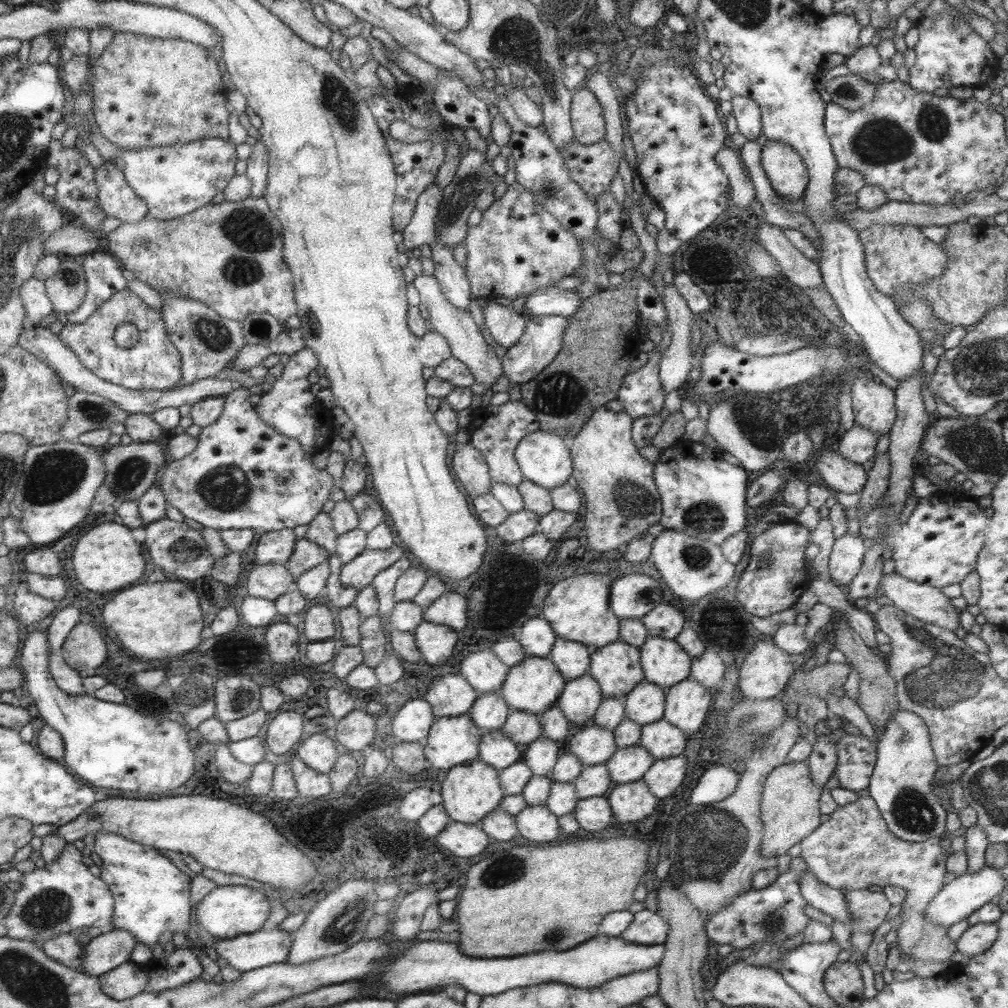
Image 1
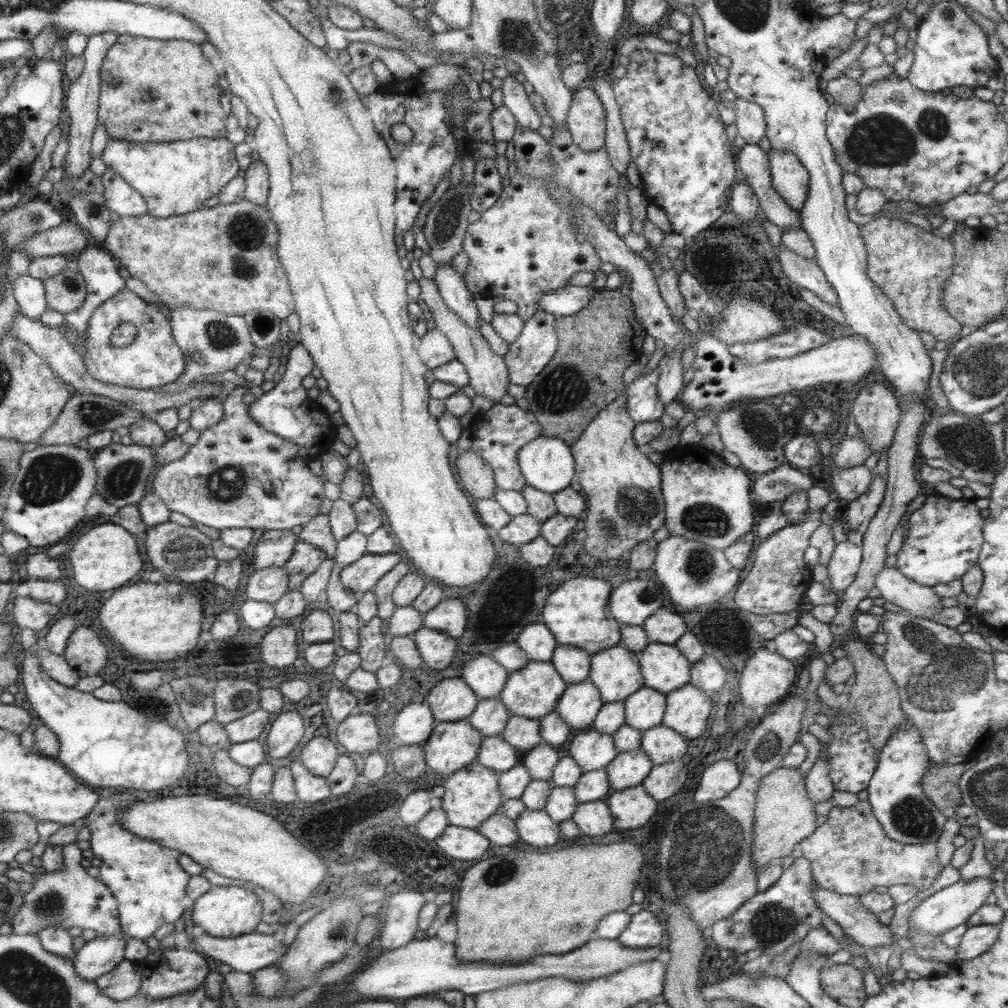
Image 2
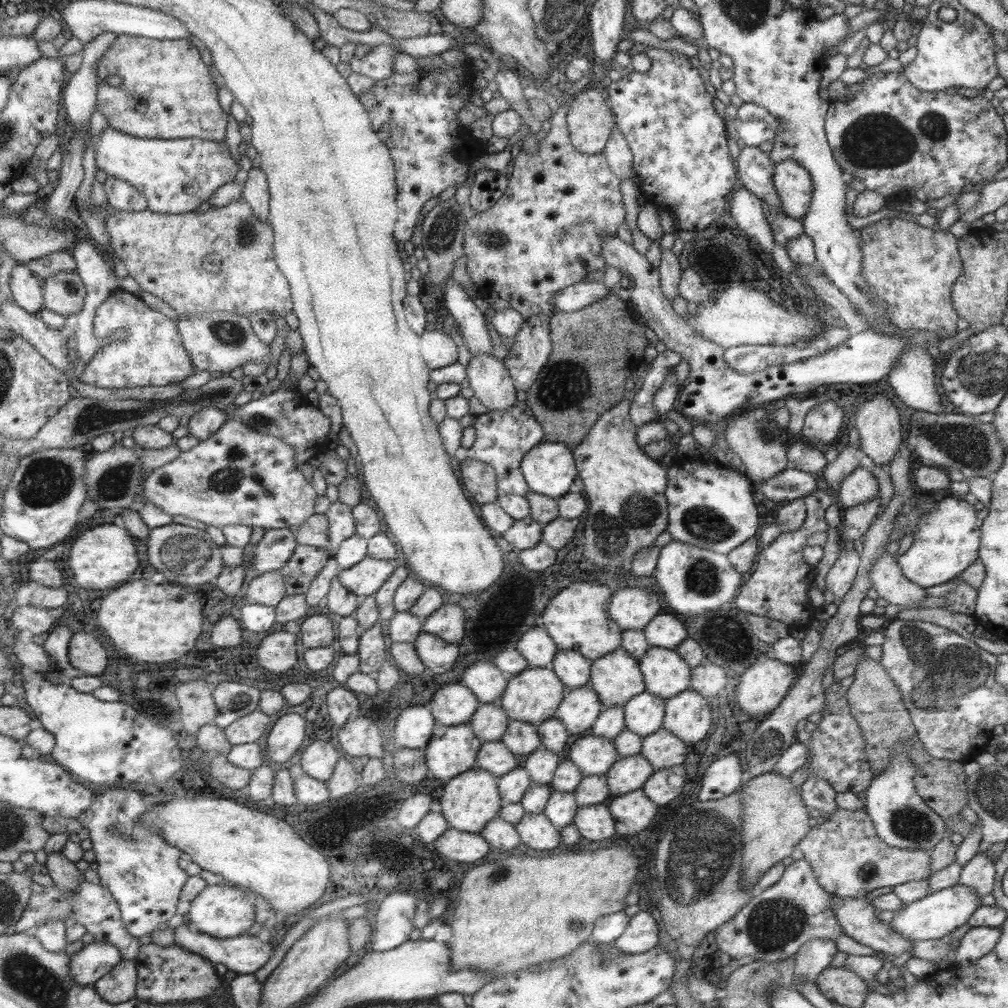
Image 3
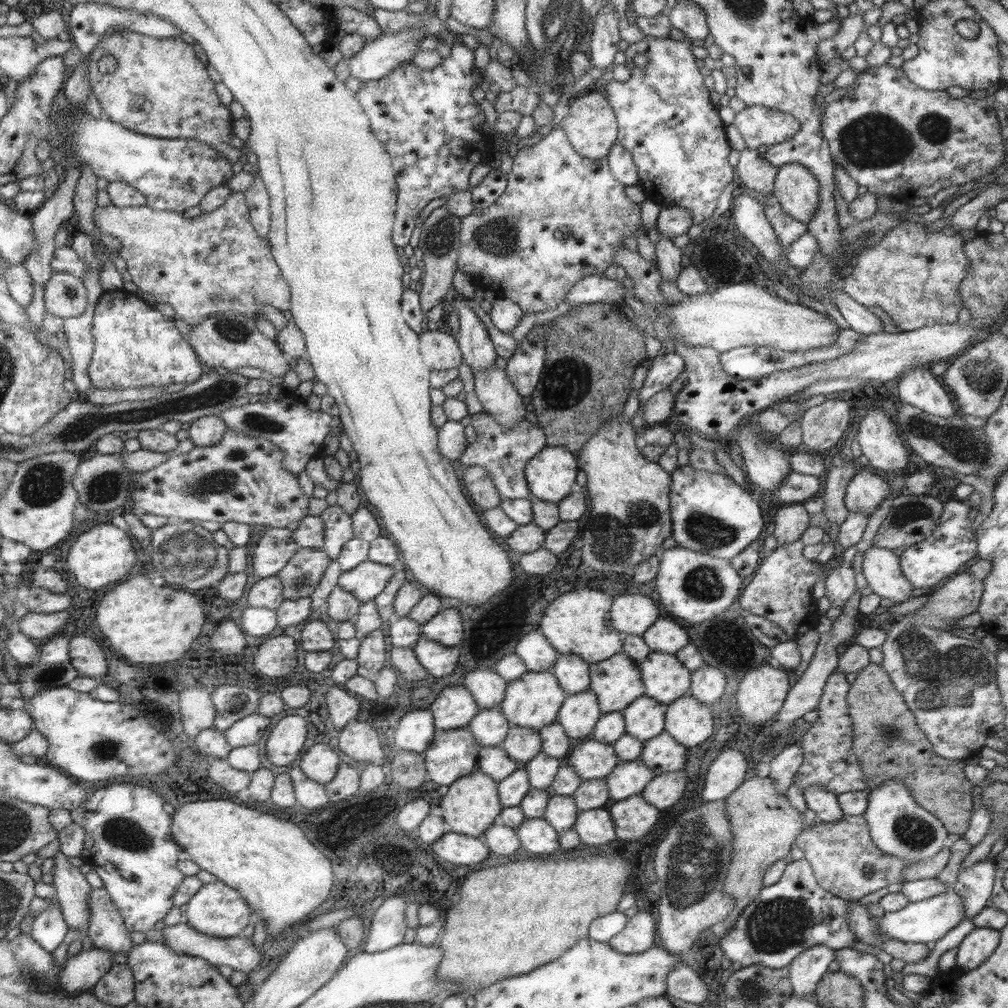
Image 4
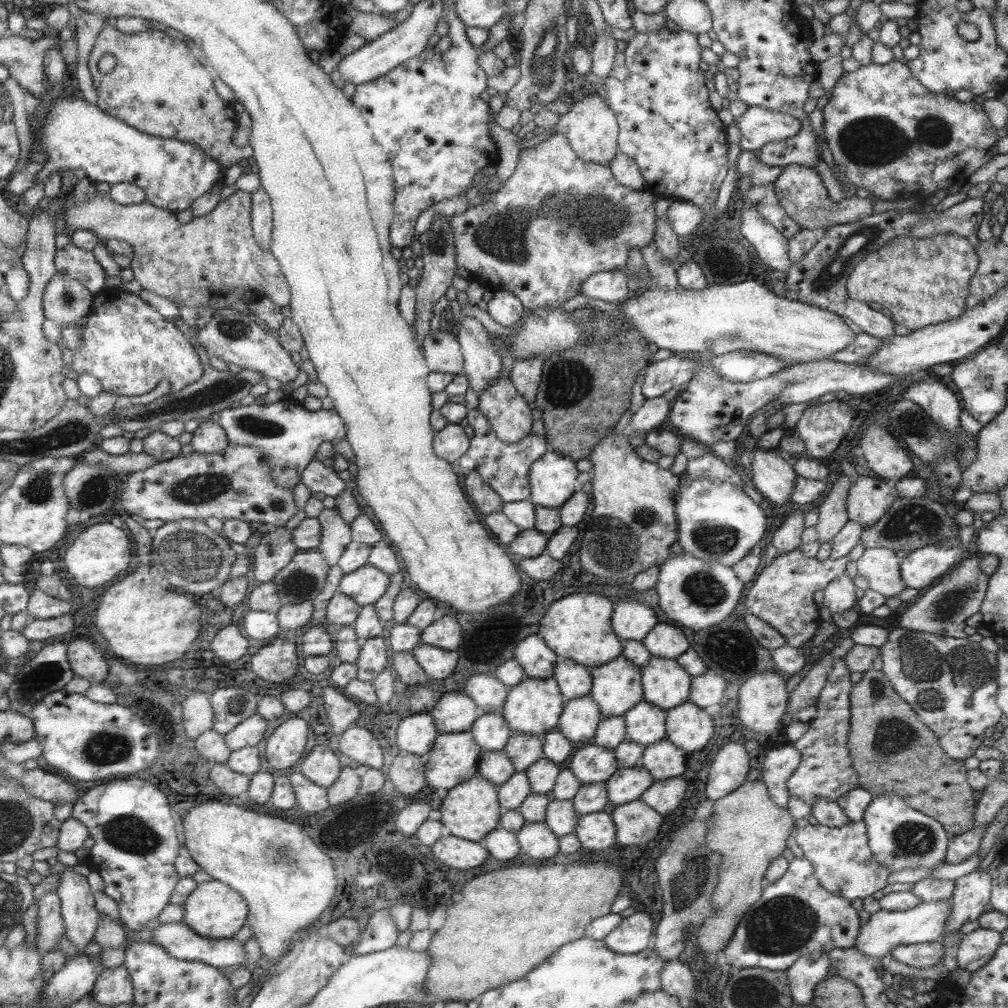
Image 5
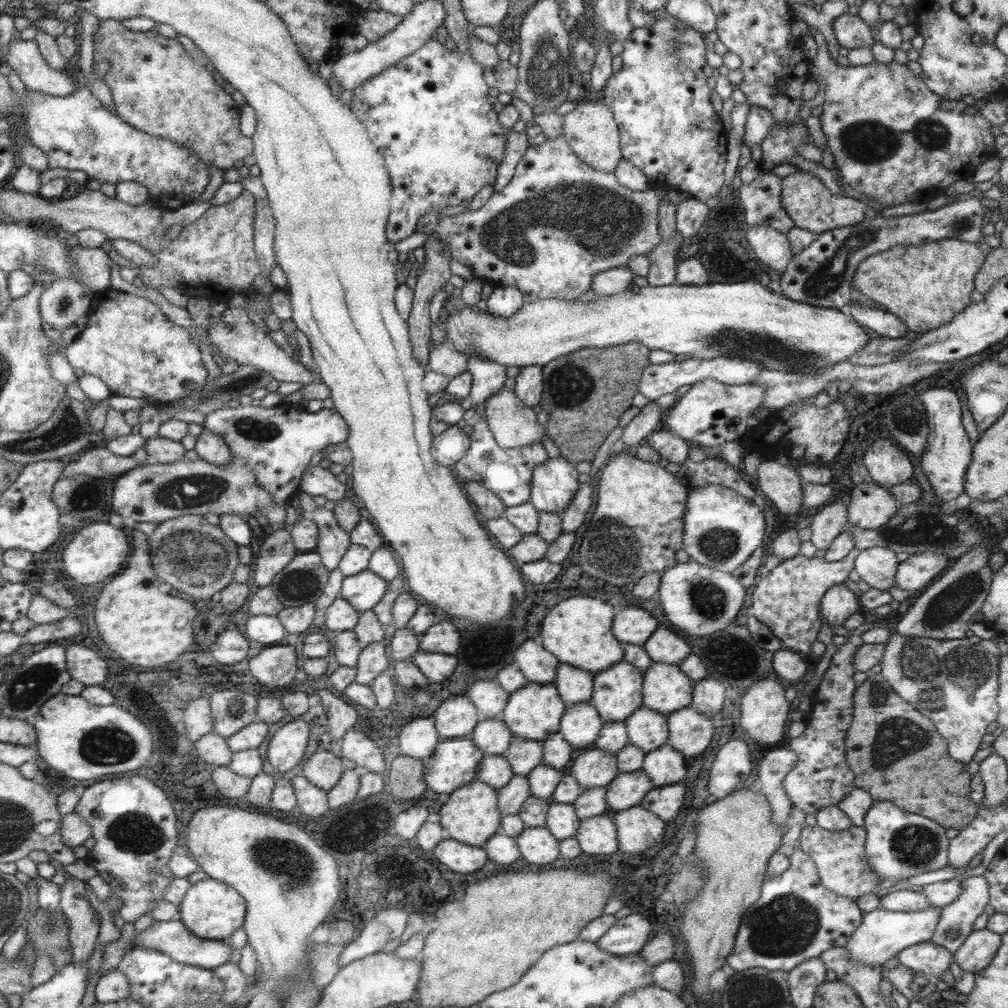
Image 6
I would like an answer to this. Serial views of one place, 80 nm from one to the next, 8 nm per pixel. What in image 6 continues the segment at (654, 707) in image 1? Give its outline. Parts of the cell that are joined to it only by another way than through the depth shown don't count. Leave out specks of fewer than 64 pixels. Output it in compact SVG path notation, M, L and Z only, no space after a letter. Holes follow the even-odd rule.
M645 705L638 706L624 720L628 742L637 745L644 753L667 742L666 715Z

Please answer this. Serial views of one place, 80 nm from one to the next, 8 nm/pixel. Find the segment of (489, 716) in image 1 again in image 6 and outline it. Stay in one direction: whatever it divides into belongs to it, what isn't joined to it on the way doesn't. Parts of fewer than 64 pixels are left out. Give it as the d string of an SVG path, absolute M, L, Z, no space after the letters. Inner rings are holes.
M483 719L477 721L469 735L474 745L484 754L501 755L513 734L502 720Z

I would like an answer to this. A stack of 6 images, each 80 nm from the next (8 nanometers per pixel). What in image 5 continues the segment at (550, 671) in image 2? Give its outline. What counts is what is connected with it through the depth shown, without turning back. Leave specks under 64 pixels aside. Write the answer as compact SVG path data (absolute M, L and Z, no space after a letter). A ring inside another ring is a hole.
M523 677L515 686L508 687L507 696L501 709L511 731L535 735L541 740L544 732L558 726L558 718L567 699L560 693L556 680L547 678Z

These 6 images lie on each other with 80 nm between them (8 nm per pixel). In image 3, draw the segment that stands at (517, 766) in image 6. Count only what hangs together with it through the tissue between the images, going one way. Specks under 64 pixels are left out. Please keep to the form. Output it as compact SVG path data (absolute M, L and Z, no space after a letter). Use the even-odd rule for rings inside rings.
M510 719L506 724L505 732L501 735L500 741L509 751L513 754L519 754L519 756L527 756L542 746L534 724L513 719Z

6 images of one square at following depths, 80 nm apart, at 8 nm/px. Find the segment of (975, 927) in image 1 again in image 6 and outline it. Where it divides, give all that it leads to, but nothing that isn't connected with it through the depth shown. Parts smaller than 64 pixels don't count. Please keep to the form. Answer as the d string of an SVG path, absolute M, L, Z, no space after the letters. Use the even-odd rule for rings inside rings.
M986 928L973 929L952 957L963 972L975 974L987 968L1000 944L1000 934L995 934Z

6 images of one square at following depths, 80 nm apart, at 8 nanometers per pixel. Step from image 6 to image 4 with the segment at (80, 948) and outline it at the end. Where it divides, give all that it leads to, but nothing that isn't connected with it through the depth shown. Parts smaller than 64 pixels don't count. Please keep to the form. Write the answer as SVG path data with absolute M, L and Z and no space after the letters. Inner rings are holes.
M57 852L53 855L53 863L50 874L53 875L55 899L67 928L78 929L81 932L79 940L82 940L89 920L88 892L91 888L78 868L67 862L65 855Z

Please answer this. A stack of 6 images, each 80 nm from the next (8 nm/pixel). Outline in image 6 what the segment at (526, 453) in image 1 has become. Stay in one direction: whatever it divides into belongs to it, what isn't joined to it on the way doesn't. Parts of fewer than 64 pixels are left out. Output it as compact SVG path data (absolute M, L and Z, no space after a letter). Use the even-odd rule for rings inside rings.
M547 457L533 467L529 504L538 511L561 514L580 486L575 465L566 458Z

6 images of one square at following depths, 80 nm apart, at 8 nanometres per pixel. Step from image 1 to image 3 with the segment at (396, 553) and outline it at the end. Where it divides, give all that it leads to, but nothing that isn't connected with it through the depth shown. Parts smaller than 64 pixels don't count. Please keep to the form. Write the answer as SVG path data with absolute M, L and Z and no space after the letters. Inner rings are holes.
M365 555L359 562L337 573L340 583L359 598L372 595L395 567L400 559L378 559Z

